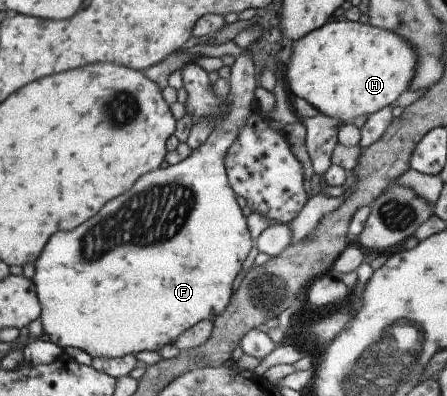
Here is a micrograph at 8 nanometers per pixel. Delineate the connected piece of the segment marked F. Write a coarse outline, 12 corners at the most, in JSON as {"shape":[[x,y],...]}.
{"shape":[[226,116],[34,263],[48,340],[158,352],[224,312],[254,246]]}

